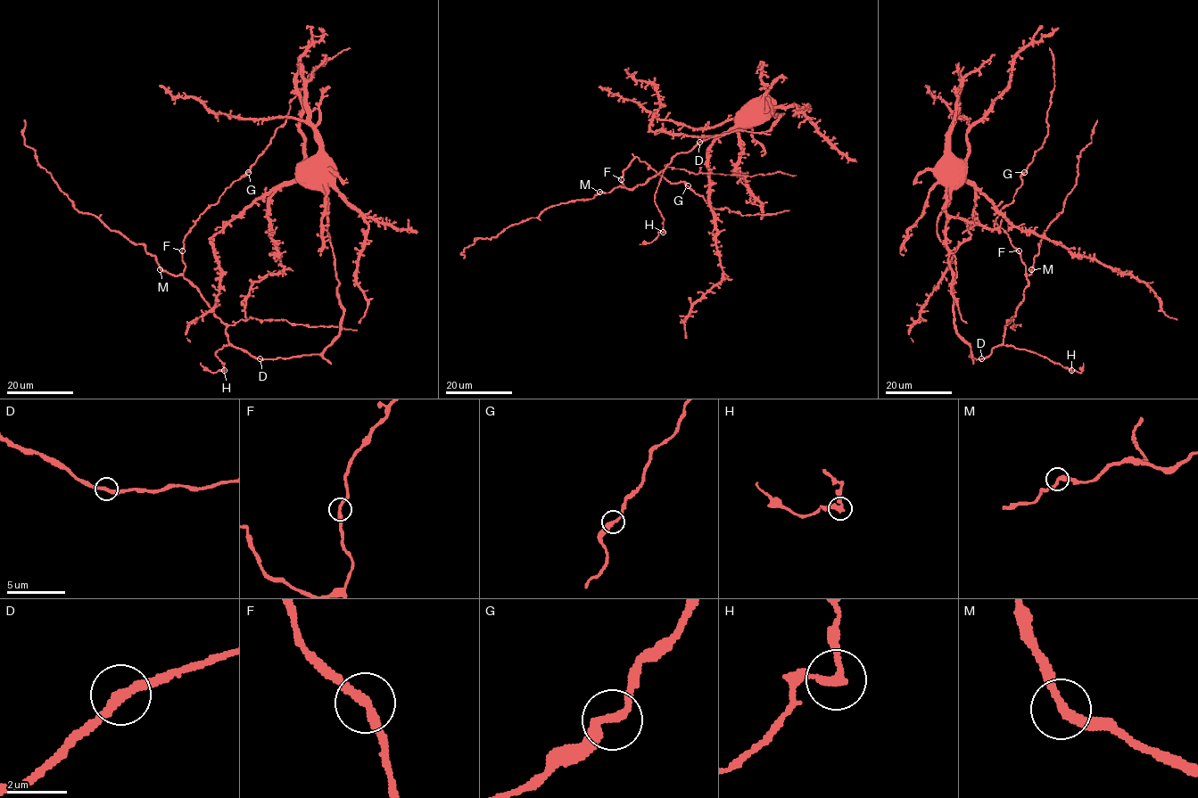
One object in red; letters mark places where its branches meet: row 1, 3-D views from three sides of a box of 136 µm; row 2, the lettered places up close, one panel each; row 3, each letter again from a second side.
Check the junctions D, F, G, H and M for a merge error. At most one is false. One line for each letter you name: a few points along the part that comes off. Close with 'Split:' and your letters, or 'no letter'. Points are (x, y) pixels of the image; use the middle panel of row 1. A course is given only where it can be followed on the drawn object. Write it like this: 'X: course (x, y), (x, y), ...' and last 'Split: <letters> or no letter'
H: course (664, 233), (660, 232), (649, 242), (640, 244)
Split: H

